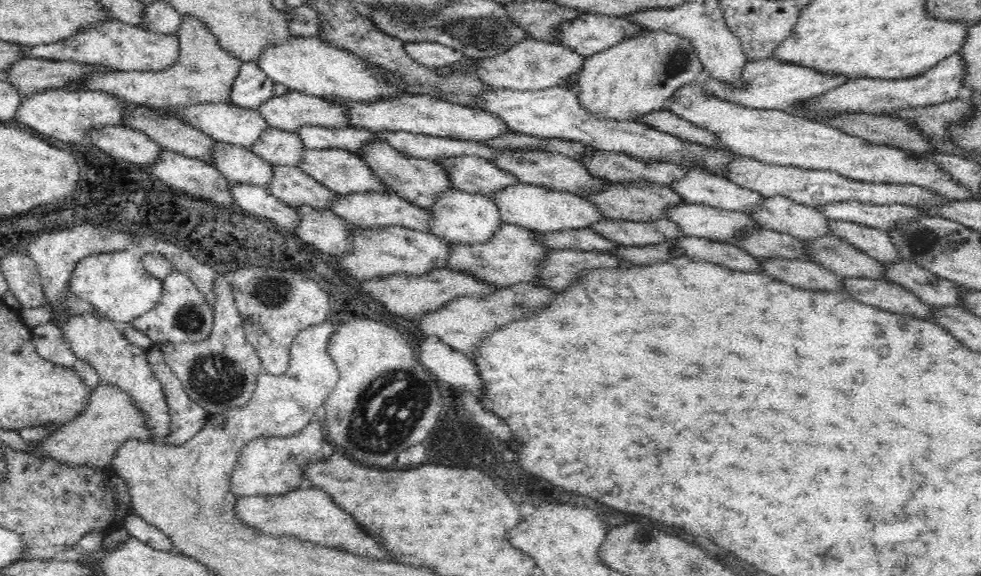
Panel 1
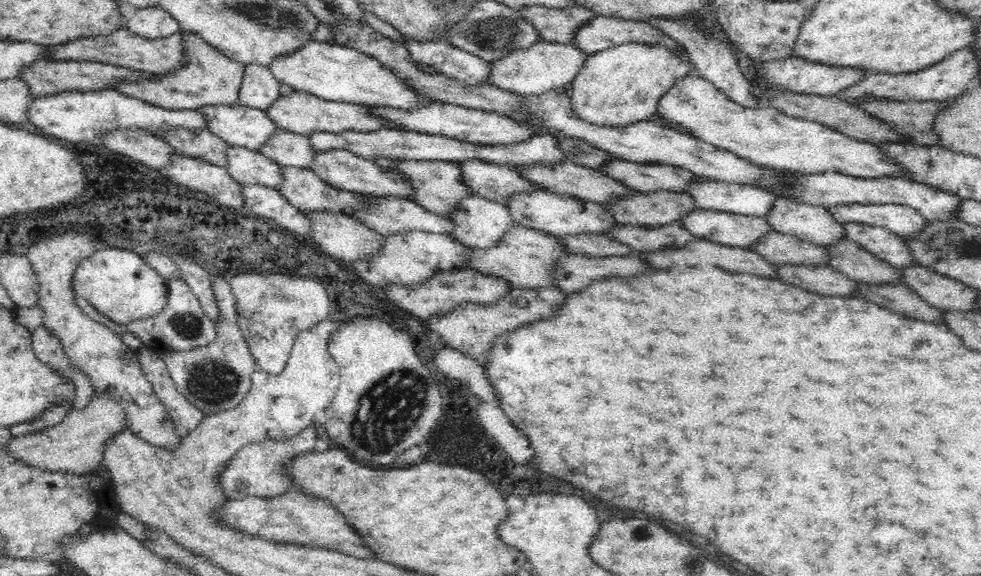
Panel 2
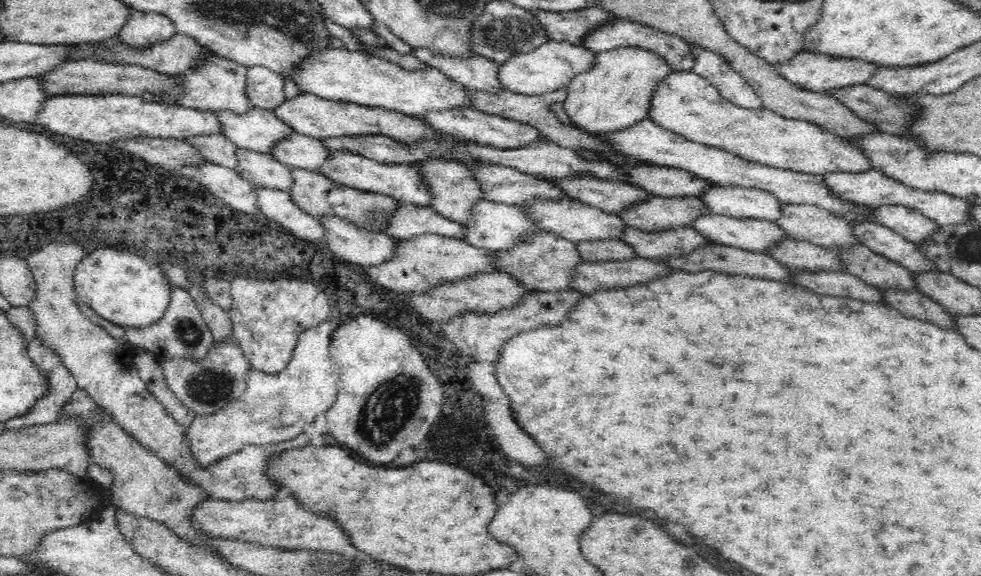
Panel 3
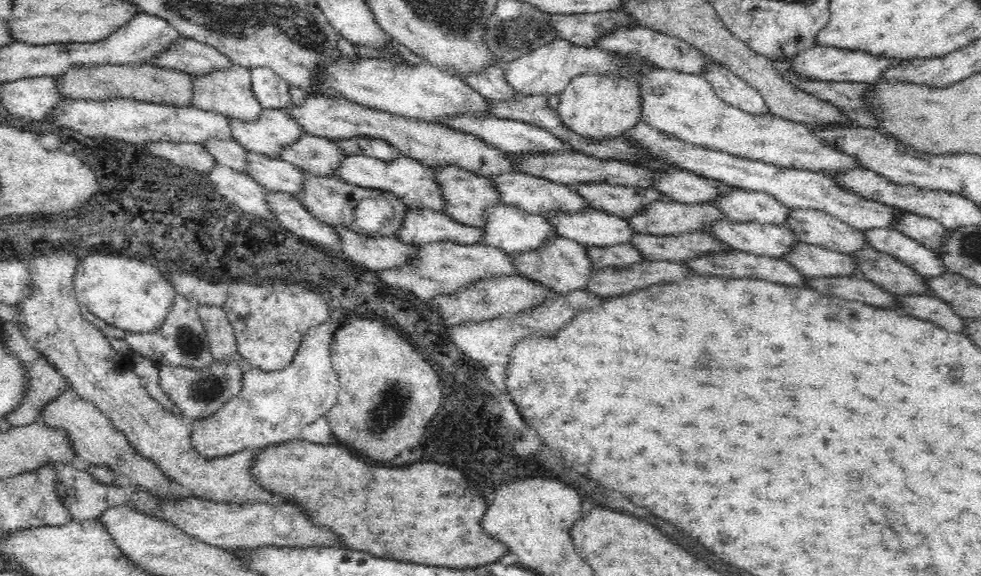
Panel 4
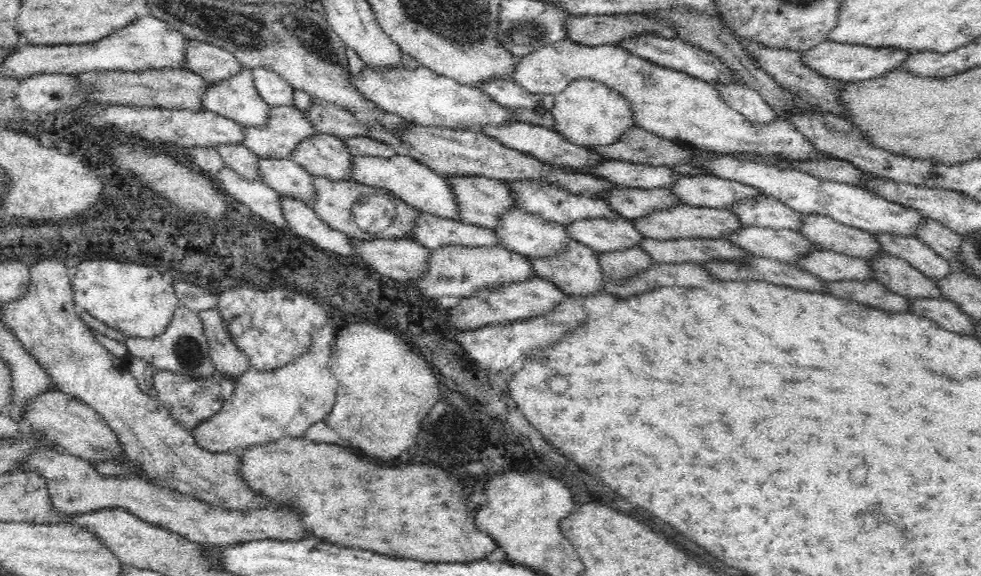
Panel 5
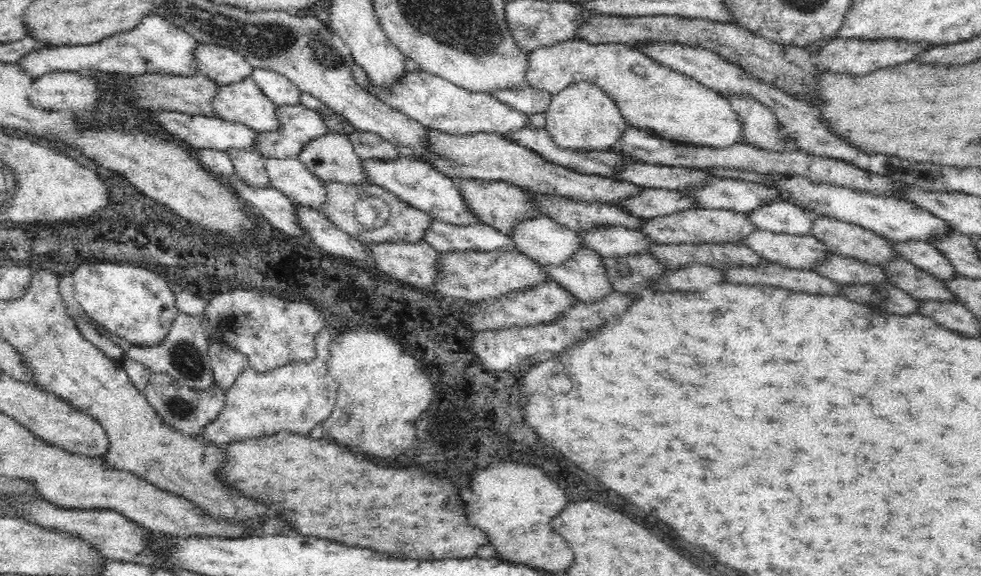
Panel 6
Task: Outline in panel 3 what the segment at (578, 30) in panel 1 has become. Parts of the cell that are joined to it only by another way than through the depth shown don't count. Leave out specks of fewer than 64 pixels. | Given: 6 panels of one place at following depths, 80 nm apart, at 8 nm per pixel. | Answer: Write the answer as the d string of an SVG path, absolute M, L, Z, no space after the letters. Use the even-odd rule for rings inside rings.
M610 19L605 23L600 23L594 30L590 30L584 40L581 40L581 46L587 48L590 52L599 53L607 50L615 49L621 46L637 46L644 49L658 51L666 57L666 61L680 71L692 71L694 64L694 55L686 40L680 39L678 36L667 34L662 30L657 30L652 26L644 26L639 22L632 22L624 19Z

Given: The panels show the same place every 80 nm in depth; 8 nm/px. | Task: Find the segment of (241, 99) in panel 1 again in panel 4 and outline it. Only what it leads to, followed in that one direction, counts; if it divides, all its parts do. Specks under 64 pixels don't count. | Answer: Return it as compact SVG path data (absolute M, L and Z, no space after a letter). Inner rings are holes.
M268 67L250 69L251 91L262 109L283 109L291 105L289 84Z

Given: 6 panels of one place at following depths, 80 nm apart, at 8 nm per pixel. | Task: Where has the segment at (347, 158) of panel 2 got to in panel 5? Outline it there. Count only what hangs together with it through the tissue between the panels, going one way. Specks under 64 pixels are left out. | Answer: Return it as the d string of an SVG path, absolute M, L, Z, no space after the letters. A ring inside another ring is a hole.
M398 154L392 158L353 156L349 167L352 169L352 174L349 174L348 179L354 182L384 188L419 211L458 220L455 200L453 200L453 194L444 177L438 175L434 170L428 169L428 166L424 166L415 158Z

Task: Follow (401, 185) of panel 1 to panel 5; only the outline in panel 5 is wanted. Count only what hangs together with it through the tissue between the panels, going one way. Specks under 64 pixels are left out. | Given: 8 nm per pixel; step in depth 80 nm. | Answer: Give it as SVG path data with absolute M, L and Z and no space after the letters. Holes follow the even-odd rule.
M458 174L443 177L453 194L457 218L462 222L498 228L501 212L516 207L504 181Z

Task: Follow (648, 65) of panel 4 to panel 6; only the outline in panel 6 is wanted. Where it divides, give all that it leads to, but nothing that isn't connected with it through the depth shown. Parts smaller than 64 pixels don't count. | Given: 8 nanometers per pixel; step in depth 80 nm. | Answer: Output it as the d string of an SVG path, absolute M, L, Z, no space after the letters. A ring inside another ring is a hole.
M580 81L553 95L545 111L548 133L560 146L572 149L608 150L629 127L619 102L596 83Z

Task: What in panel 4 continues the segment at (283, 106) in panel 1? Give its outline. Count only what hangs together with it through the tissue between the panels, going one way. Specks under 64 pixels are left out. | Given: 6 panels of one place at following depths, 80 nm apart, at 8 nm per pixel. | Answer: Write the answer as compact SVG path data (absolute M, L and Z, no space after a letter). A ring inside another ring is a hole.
M308 93L300 106L291 104L283 110L303 133L332 140L354 137L382 138L398 147L402 151L402 156L418 159L430 169L444 165L461 166L464 170L470 170L486 178L512 170L518 172L504 152L485 145L479 138L446 128L437 122L400 116L357 105L336 96L316 93Z

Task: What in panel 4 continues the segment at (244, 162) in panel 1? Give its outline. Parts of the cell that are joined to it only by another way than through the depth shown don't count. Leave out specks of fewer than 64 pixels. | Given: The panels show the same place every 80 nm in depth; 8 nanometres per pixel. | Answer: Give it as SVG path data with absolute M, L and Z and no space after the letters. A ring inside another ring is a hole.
M254 151L245 152L245 174L265 190L296 196L301 189L302 173L302 170L281 158L269 157Z

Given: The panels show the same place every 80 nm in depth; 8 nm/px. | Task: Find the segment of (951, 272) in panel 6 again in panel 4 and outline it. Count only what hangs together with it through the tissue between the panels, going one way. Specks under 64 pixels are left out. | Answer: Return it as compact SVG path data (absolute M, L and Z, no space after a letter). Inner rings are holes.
M892 227L867 228L862 234L868 247L893 256L924 279L946 271L943 261L936 256L935 251L922 246L922 243L908 238Z

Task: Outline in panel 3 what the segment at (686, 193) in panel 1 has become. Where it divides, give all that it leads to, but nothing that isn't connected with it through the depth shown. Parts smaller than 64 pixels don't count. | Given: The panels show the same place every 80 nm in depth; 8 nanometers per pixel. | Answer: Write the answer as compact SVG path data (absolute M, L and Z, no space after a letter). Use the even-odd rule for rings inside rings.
M712 185L698 197L710 213L774 222L781 205L771 192L738 185Z

